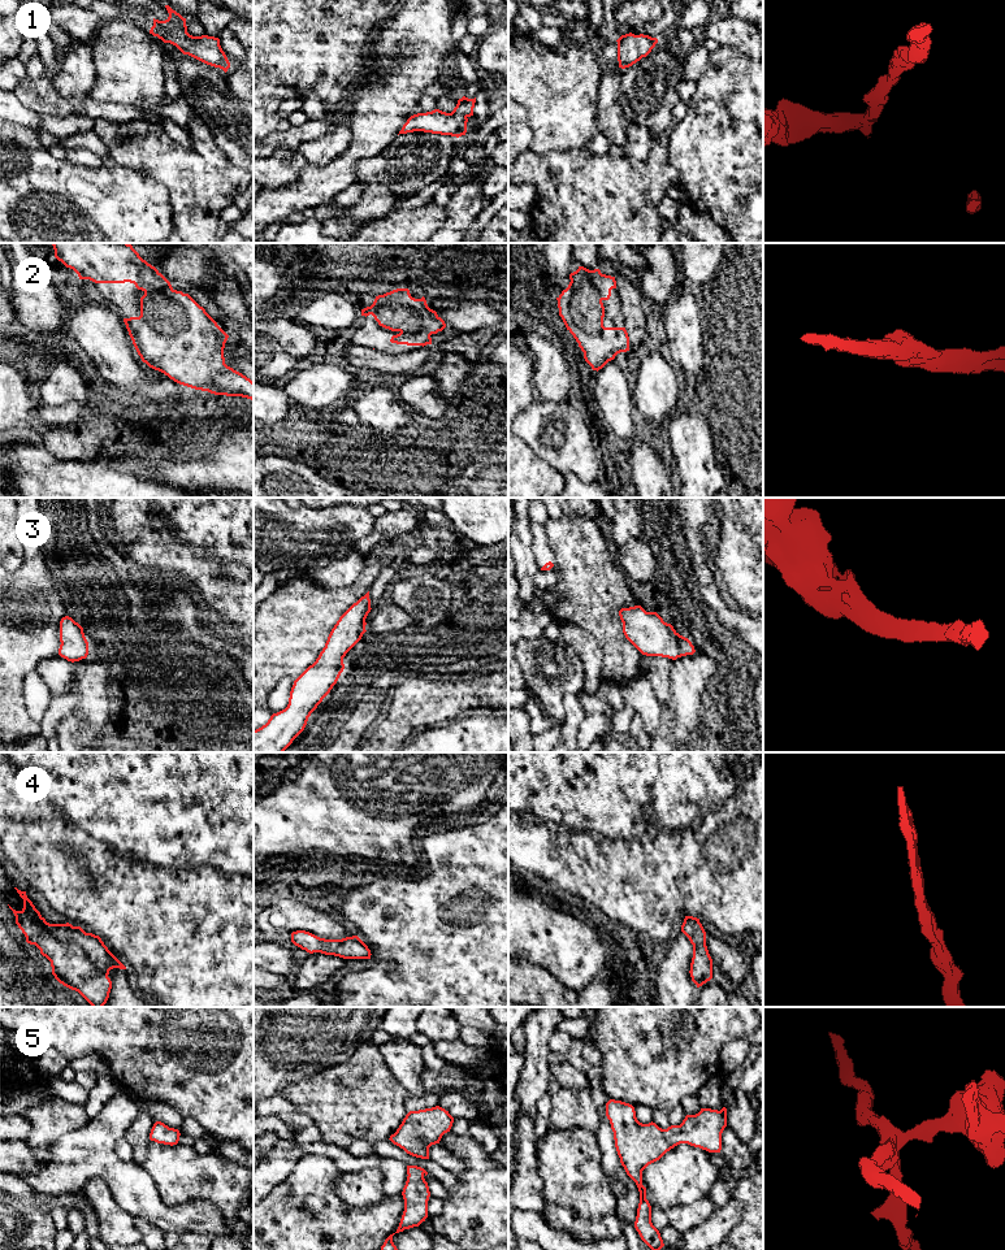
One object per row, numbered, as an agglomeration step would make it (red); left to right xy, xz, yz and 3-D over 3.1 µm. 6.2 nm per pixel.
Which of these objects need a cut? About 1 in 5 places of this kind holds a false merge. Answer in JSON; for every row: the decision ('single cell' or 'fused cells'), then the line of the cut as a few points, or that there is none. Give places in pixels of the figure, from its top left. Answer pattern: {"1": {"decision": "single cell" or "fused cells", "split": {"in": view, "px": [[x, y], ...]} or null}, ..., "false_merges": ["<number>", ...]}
{"1": {"decision": "single cell", "split": null}, "2": {"decision": "single cell", "split": null}, "3": {"decision": "single cell", "split": null}, "4": {"decision": "single cell", "split": null}, "5": {"decision": "single cell", "split": null}, "false_merges": []}

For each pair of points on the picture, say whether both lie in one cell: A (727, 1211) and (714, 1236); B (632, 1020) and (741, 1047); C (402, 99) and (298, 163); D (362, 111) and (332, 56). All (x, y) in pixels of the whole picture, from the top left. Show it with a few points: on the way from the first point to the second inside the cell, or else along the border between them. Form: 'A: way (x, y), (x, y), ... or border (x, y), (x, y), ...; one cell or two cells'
A: way (723, 1218), (715, 1229); one cell
B: border (745, 1038), (730, 1040), (722, 1047), (722, 1071); two cells
C: border (308, 164), (298, 178), (286, 186); two cells
D: border (371, 61), (368, 72), (354, 87); two cells

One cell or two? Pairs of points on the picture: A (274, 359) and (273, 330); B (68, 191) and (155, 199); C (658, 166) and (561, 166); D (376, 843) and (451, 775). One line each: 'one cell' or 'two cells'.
A: two cells
B: one cell
C: one cell
D: one cell

